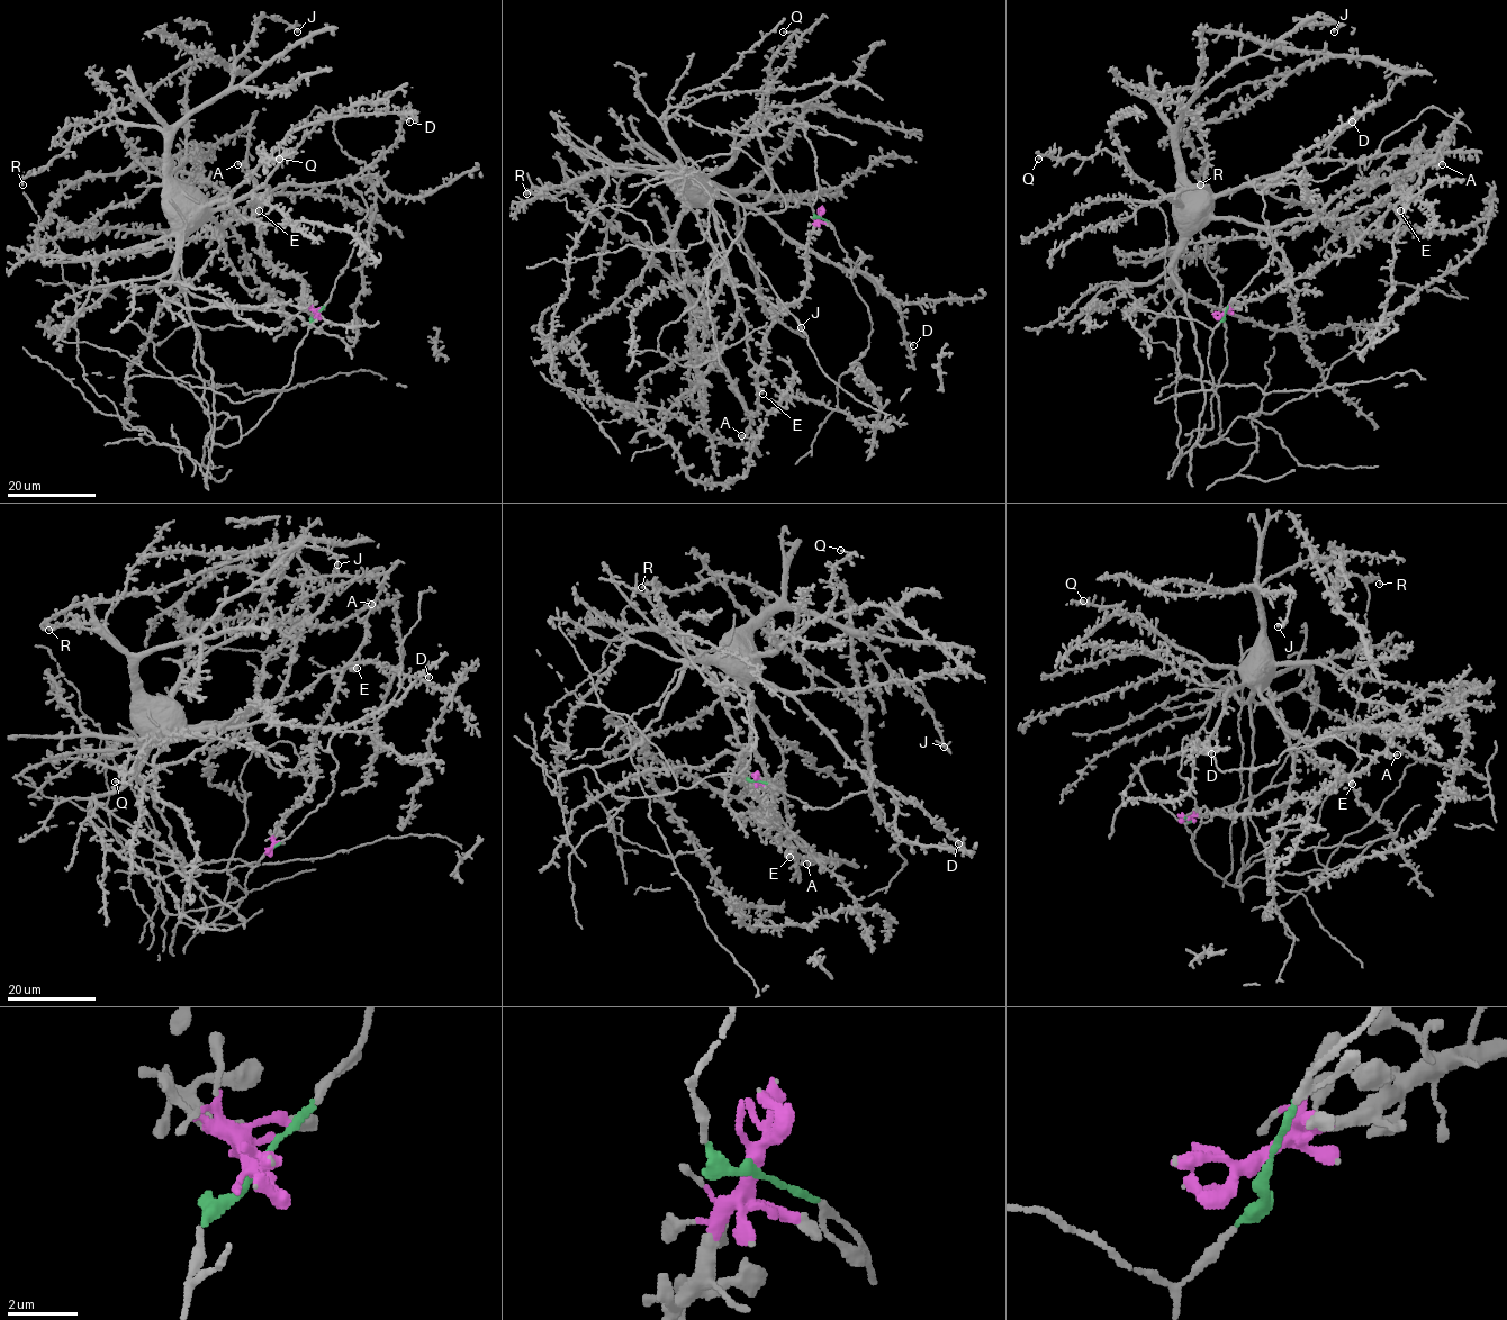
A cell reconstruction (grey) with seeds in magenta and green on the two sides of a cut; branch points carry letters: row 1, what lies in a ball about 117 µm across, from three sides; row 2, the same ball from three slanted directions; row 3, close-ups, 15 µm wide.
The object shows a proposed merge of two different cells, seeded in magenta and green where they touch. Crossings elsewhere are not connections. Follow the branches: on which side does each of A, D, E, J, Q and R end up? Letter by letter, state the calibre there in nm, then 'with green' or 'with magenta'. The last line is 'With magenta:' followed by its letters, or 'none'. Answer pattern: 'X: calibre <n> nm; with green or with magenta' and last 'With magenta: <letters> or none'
A: calibre 280 nm; with magenta
D: calibre 200 nm; with green
E: calibre 600 nm; with magenta
J: calibre 320 nm; with green
Q: calibre 220 nm; with green
R: calibre 190 nm; with green
With magenta: A, E

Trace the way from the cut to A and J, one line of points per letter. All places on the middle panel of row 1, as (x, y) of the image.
A: (819, 217), (806, 245), (803, 294), (777, 315), (765, 337), (756, 414), (750, 427), (741, 435)
J: (820, 217), (856, 265), (872, 258), (841, 270), (760, 213), (674, 172), (732, 198), (759, 296), (802, 327)

